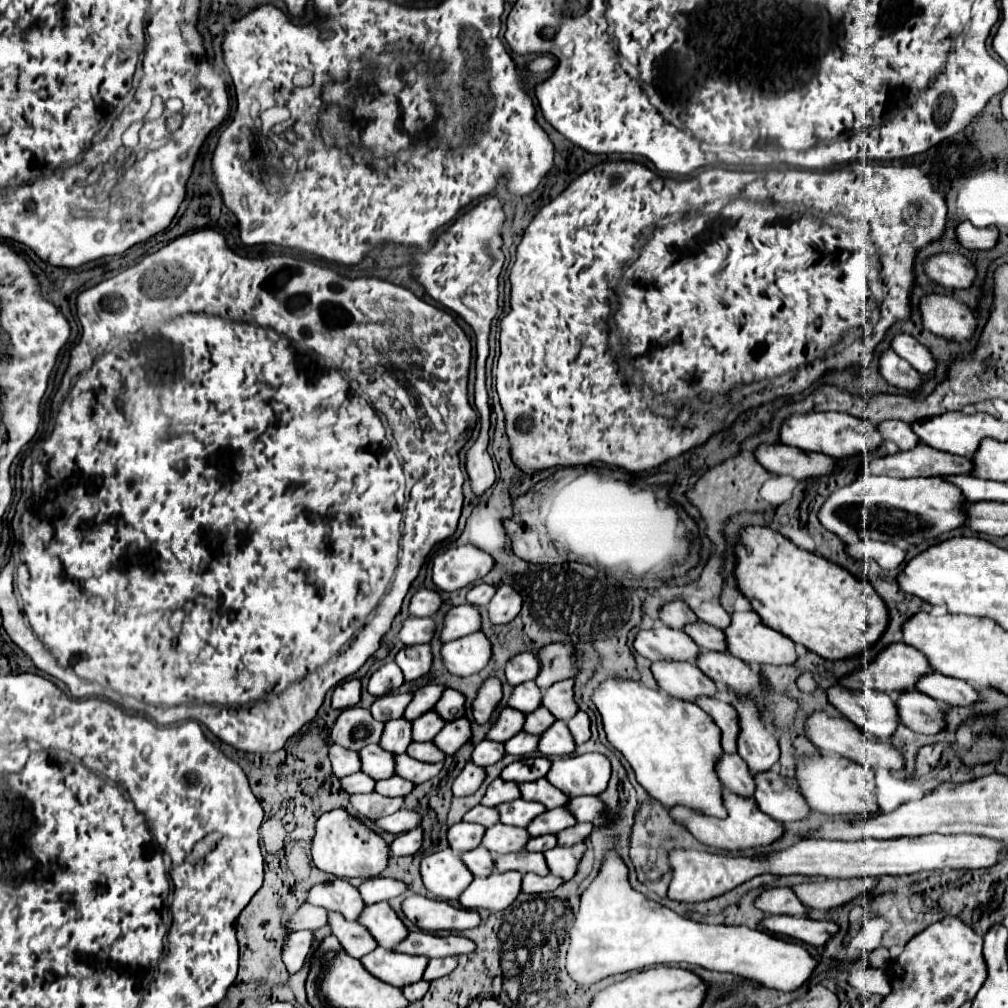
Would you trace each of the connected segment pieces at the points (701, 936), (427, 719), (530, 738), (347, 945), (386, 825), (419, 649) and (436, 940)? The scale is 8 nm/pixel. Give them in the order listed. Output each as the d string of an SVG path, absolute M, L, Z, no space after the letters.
M607 851L597 877L581 895L581 907L569 931L567 971L579 985L593 985L605 977L641 971L653 965L689 963L713 971L729 971L779 991L797 991L819 965L801 943L777 939L749 927L703 925L681 917L657 901L647 899L629 883L629 869L621 855Z
M427 711L413 721L413 741L431 741L443 725L445 721L439 717L437 711Z
M519 731L515 737L511 737L509 741L505 741L505 749L511 755L529 755L535 753L535 747L539 745L539 735L531 735L527 731Z
M329 913L329 925L333 929L333 935L339 939L339 943L351 957L359 959L377 947L373 935L361 923L347 921L339 913Z
M401 809L401 811L393 813L393 815L381 817L375 823L377 823L379 829L389 831L389 833L405 833L405 831L411 831L411 829L419 827L419 815L415 815L415 811Z
M411 645L405 647L397 653L395 663L403 669L405 681L413 681L419 679L423 675L429 673L431 663L433 663L433 653L431 653L431 645Z
M419 931L419 933L409 933L409 937L395 947L395 951L407 955L425 955L425 957L459 957L475 951L475 943L463 935L437 937Z

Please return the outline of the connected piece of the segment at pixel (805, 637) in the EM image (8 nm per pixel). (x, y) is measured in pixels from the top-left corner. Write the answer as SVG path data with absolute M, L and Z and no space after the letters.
M747 527L741 533L741 543L737 545L735 553L737 553L735 577L737 577L739 591L751 601L761 621L767 627L777 629L791 641L805 645L815 655L829 661L849 659L853 655L869 651L887 631L889 609L869 581L851 575L843 567L829 563L827 559L815 553L799 549L789 539L771 531L769 527Z

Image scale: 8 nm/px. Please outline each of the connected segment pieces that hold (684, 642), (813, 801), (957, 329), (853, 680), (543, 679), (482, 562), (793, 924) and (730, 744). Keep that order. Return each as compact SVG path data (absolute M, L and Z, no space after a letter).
M669 627L641 631L633 645L637 653L647 657L649 661L675 659L675 661L695 663L695 655L699 655L701 651L685 631L675 631Z
M819 755L819 757L805 759L805 763L799 761L797 781L799 781L801 793L807 799L809 807L823 813L823 815L867 817L867 815L875 815L879 811L879 805L875 799L875 773L851 759L833 757L833 755Z
M929 295L921 301L923 327L947 341L967 341L975 333L977 319L971 309L947 295Z
M893 643L889 645L869 667L863 667L861 671L845 677L841 683L847 689L873 689L873 691L883 691L883 693L899 693L899 691L913 691L917 681L931 673L931 665L927 663L927 657L921 655L921 651L917 651L915 647L907 645L907 643Z
M551 643L537 651L541 659L541 673L537 675L535 683L545 691L557 681L563 681L567 677L577 675L577 665L575 665L575 653L577 649L571 647L569 643Z
M473 545L451 547L433 559L433 581L443 591L457 591L483 579L491 567L491 555Z
M769 915L767 919L763 919L763 927L767 931L783 933L791 939L809 943L813 947L823 947L833 935L839 933L839 925L829 919L815 921L809 917L787 917L787 915Z
M697 699L697 705L709 713L715 721L715 725L721 729L721 745L723 751L731 751L735 753L735 743L737 743L737 735L739 735L739 713L735 711L735 707L731 707L731 703L727 703L725 699Z

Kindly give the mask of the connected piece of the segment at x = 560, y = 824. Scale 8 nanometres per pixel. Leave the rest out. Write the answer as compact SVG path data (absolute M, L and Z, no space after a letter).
M563 807L563 809L545 811L543 815L539 815L537 819L533 819L533 823L527 827L527 831L529 831L531 837L539 837L539 835L545 835L545 833L559 833L565 827L573 827L575 823L577 821L573 819L571 811L567 811Z

